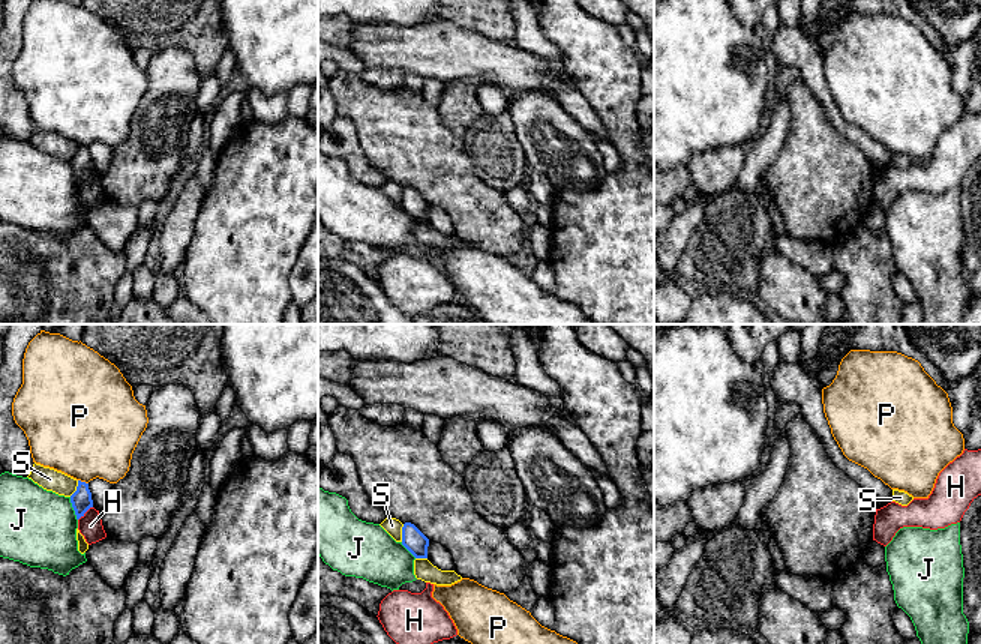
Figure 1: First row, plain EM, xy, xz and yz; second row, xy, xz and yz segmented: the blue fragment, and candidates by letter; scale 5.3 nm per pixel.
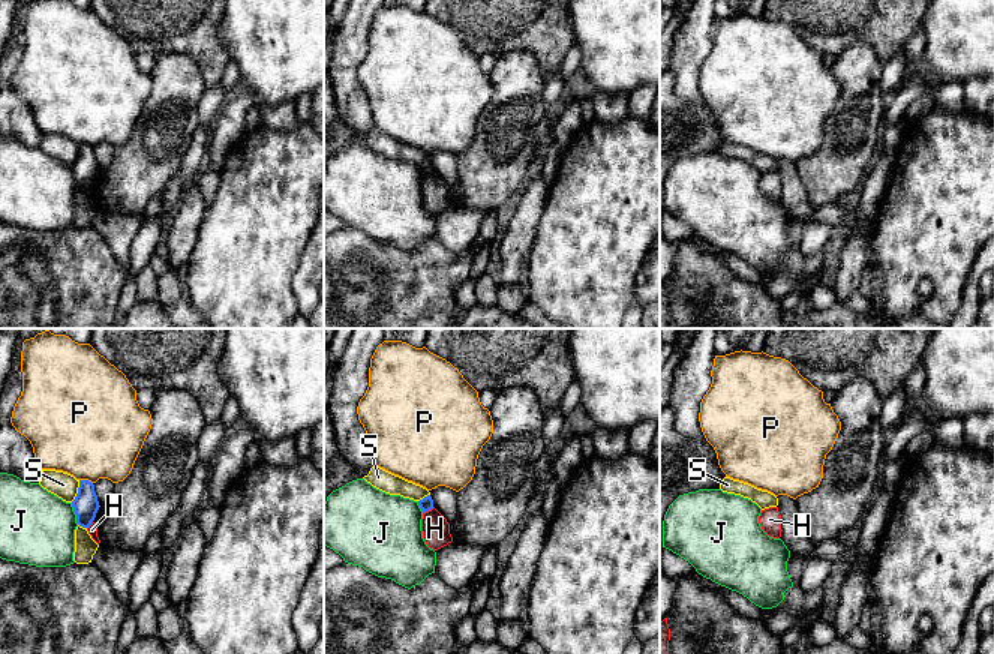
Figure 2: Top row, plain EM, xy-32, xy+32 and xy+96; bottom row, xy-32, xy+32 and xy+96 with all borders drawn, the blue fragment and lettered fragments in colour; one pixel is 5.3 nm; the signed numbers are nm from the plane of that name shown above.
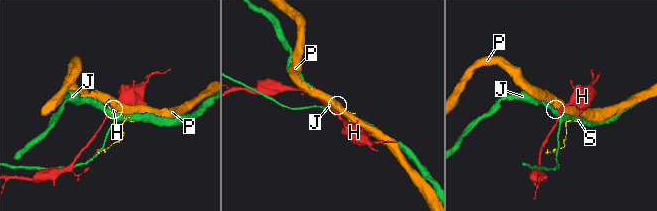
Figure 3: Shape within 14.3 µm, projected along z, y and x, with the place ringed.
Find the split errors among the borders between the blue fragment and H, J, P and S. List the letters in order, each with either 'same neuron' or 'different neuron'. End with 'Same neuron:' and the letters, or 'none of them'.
H: different neuron
J: different neuron
P: different neuron
S: different neuron
Same neuron: none of them

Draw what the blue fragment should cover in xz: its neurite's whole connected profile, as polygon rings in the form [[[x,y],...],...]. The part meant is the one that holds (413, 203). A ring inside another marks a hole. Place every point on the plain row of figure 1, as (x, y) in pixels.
[[[405,186],[402,191],[402,209],[416,222],[428,222],[429,203],[411,186]]]

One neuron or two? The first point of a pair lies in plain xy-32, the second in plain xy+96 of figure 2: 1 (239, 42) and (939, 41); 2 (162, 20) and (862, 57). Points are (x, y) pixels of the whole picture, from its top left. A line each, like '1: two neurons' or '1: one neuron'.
1: one neuron
2: two neurons

